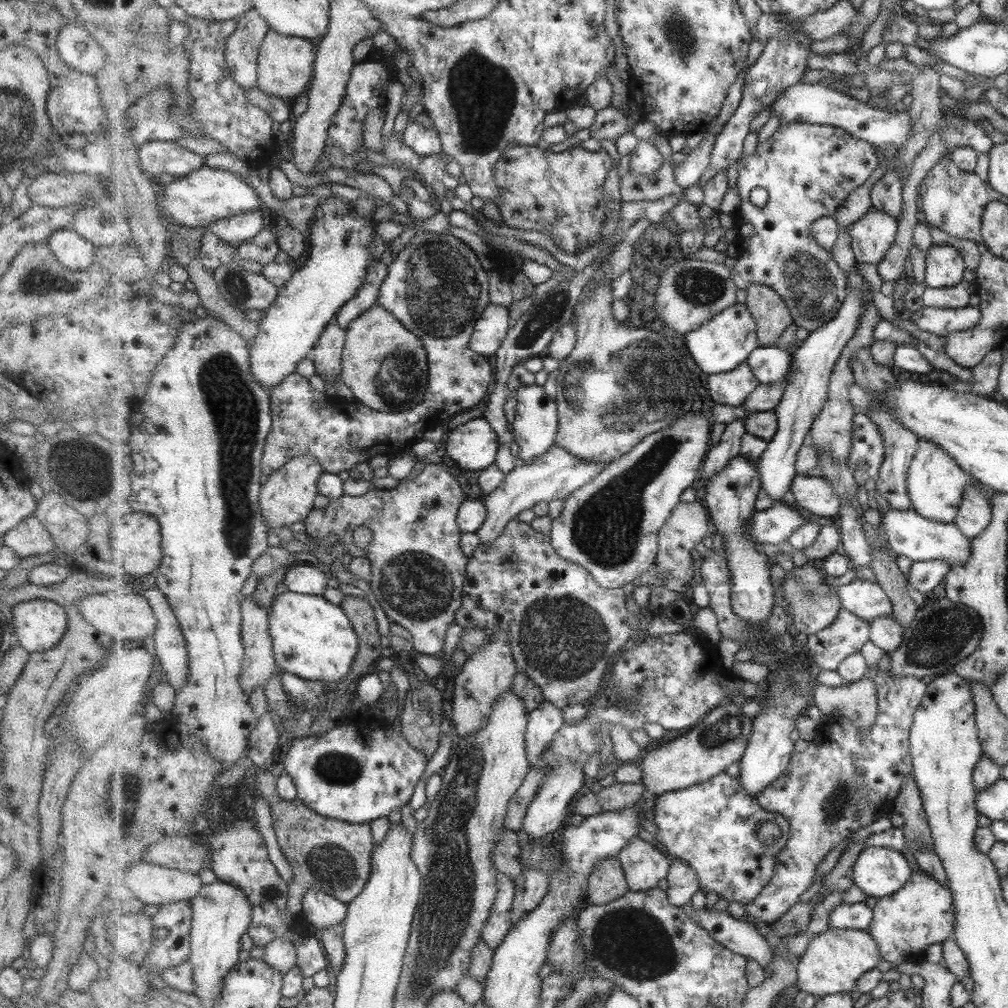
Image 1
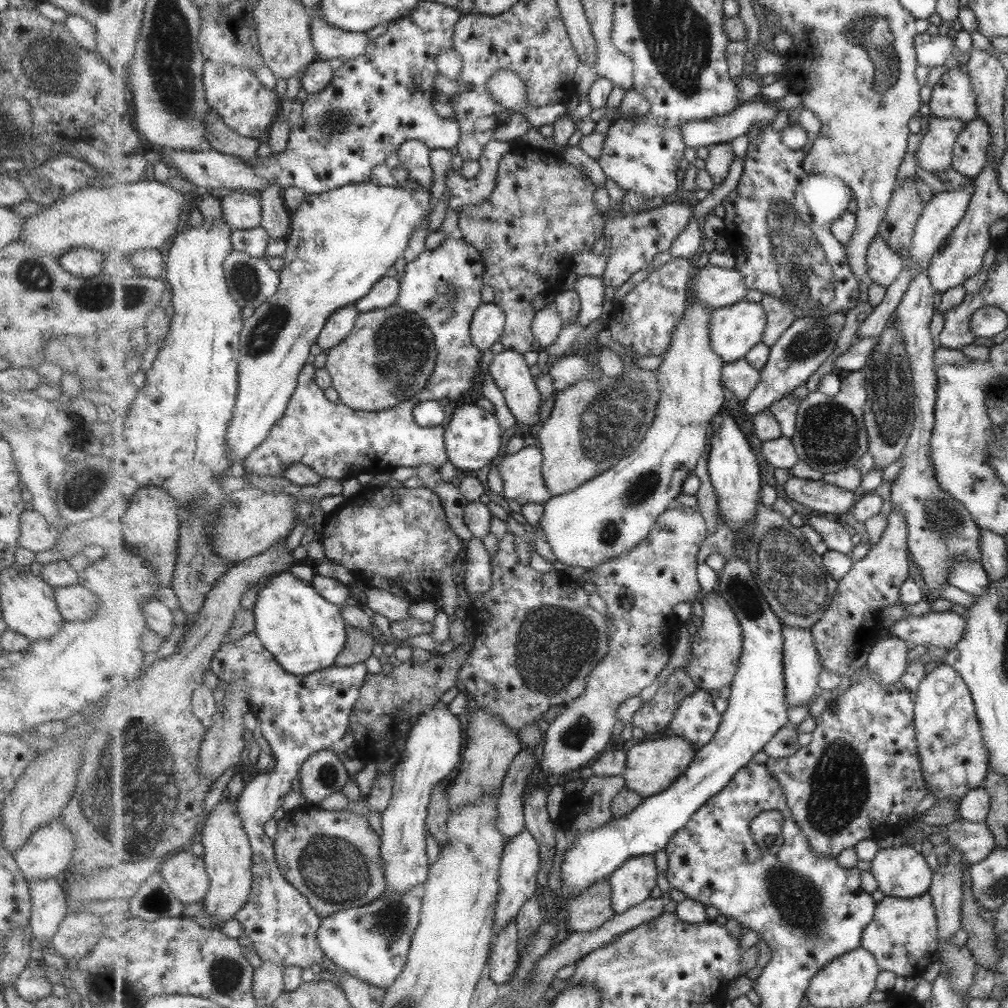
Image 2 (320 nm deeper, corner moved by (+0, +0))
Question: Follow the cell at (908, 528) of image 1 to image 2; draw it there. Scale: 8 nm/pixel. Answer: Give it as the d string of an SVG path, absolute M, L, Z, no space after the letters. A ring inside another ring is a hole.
M953 561L949 565L947 582L959 590L963 590L973 598L985 594L989 585L988 577L981 564L971 561Z

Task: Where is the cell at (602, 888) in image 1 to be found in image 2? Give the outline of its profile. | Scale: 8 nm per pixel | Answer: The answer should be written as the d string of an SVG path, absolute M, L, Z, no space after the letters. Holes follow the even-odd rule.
M603 879L593 883L578 897L569 897L564 908L568 913L565 921L567 930L589 932L611 921L616 916L612 894L612 883Z

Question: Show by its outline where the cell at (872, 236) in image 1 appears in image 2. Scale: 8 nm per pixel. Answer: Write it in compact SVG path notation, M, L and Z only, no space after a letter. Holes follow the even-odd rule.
M878 234L868 250L868 282L889 288L899 278L905 264L907 262L899 251L893 250Z

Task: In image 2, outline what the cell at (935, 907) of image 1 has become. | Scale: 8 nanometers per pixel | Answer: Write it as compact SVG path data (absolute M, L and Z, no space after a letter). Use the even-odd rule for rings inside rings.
M929 893L915 898L897 898L885 896L878 903L876 916L869 923L862 938L862 947L866 948L877 959L883 971L894 972L897 976L921 976L927 964L933 962L935 946L938 946L938 936L935 936L935 909Z

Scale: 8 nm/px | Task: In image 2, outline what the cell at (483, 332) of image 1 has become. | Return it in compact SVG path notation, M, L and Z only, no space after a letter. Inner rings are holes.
M483 302L472 320L472 340L475 346L486 352L495 342L500 342L506 317L506 312L497 303Z

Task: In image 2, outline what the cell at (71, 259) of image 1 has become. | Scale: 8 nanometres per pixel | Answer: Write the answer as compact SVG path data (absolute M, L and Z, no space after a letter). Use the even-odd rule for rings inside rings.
M80 246L66 250L57 261L65 272L79 278L89 278L104 271L105 255Z

